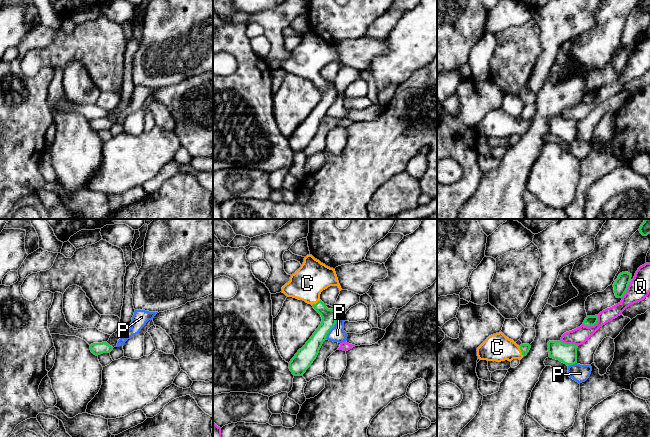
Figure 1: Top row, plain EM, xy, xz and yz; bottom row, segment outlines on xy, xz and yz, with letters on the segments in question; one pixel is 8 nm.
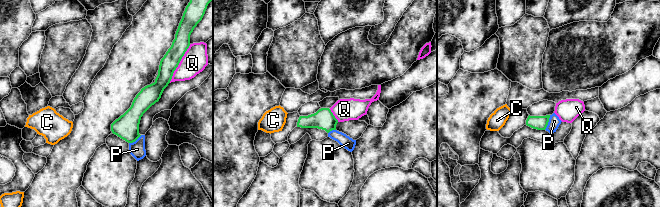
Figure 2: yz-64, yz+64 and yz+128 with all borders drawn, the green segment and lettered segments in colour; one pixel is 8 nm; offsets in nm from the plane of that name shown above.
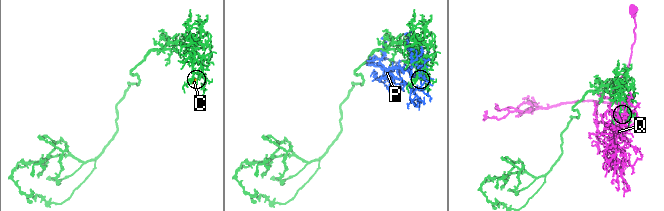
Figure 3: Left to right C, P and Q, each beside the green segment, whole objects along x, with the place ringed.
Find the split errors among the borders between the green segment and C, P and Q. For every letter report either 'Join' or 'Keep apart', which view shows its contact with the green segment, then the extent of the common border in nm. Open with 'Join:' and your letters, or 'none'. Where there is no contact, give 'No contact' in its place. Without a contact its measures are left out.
Join: C
C: Join. Touches green in yz. Shared border 90 nm
P: Keep apart. Touches green in xz. Shared border 190 nm
Q: Keep apart. Touches green in yz. Shared border 150 nm

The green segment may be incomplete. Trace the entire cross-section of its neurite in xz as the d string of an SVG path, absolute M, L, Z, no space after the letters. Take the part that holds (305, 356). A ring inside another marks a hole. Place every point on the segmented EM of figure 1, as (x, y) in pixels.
M309 254L304 258L301 267L291 275L290 281L282 287L282 293L287 297L293 297L311 304L322 317L322 322L319 327L289 362L289 369L294 376L302 376L311 366L313 361L316 359L323 342L326 340L327 334L336 324L338 319L336 312L334 309L328 309L320 300L321 292L330 286L337 286L340 291L342 290L335 269L326 266Z

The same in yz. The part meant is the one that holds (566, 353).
M549 341L548 352L550 358L559 360L567 366L577 363L577 348L575 344L565 344L561 341Z

